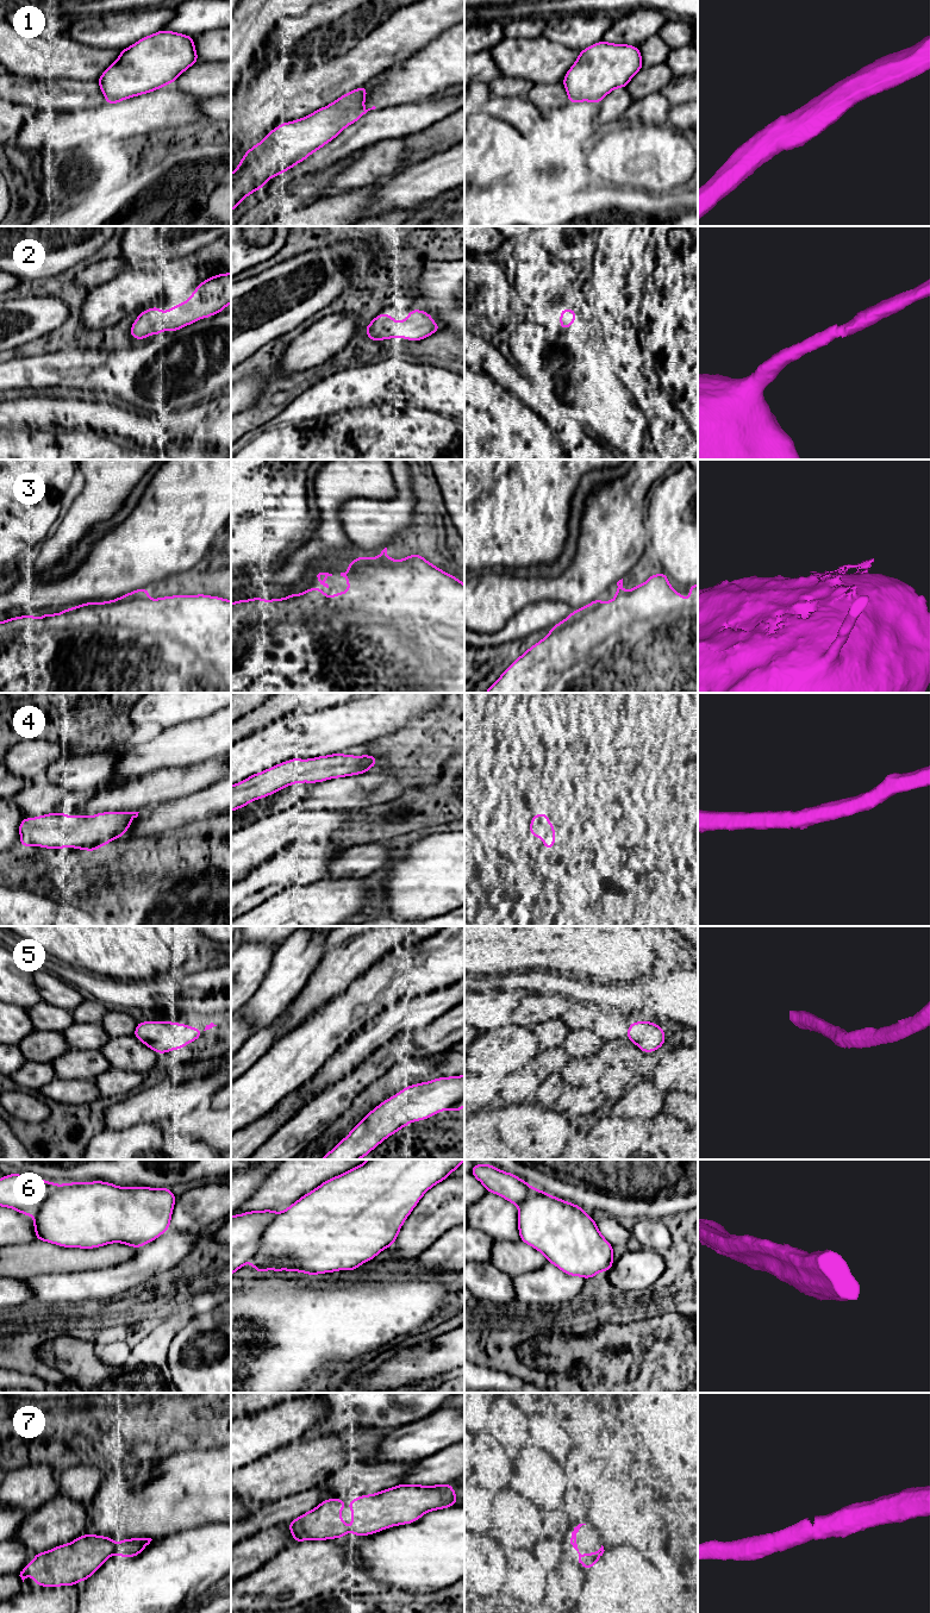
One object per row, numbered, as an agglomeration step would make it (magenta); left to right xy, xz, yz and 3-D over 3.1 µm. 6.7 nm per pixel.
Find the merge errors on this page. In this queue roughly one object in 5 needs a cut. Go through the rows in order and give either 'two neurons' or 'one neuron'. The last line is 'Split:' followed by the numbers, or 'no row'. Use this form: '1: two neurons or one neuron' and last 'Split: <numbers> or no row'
1: one neuron
2: one neuron
3: one neuron
4: one neuron
5: one neuron
6: two neurons
7: one neuron
Split: 6

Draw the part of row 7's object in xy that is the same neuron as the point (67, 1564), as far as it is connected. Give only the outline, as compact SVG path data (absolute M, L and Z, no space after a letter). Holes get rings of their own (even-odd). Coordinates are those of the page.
M83 1534L71 1543L36 1553L19 1576L24 1582L30 1575L42 1587L74 1586L89 1578L114 1552L119 1557L136 1557L151 1540L123 1539L116 1545L113 1538Z

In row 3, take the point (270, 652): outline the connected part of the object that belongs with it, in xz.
M387 548L375 558L361 556L347 565L349 571L341 576L347 579L348 592L332 598L312 587L288 598L264 601L257 596L231 604L231 693L464 693L464 584L420 555L391 559Z

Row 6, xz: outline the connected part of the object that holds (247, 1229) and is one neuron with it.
M264 1209L231 1215L231 1276L258 1250L261 1236L276 1214Z

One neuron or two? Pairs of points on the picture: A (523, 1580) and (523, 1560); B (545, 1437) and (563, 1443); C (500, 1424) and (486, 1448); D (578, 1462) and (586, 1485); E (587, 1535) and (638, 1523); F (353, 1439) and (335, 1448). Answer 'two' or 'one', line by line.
A: one
B: one
C: two
D: one
E: two
F: one

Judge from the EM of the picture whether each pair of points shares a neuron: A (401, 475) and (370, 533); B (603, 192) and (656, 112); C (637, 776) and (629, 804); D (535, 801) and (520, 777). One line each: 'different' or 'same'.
A: same
B: different
C: same
D: different

